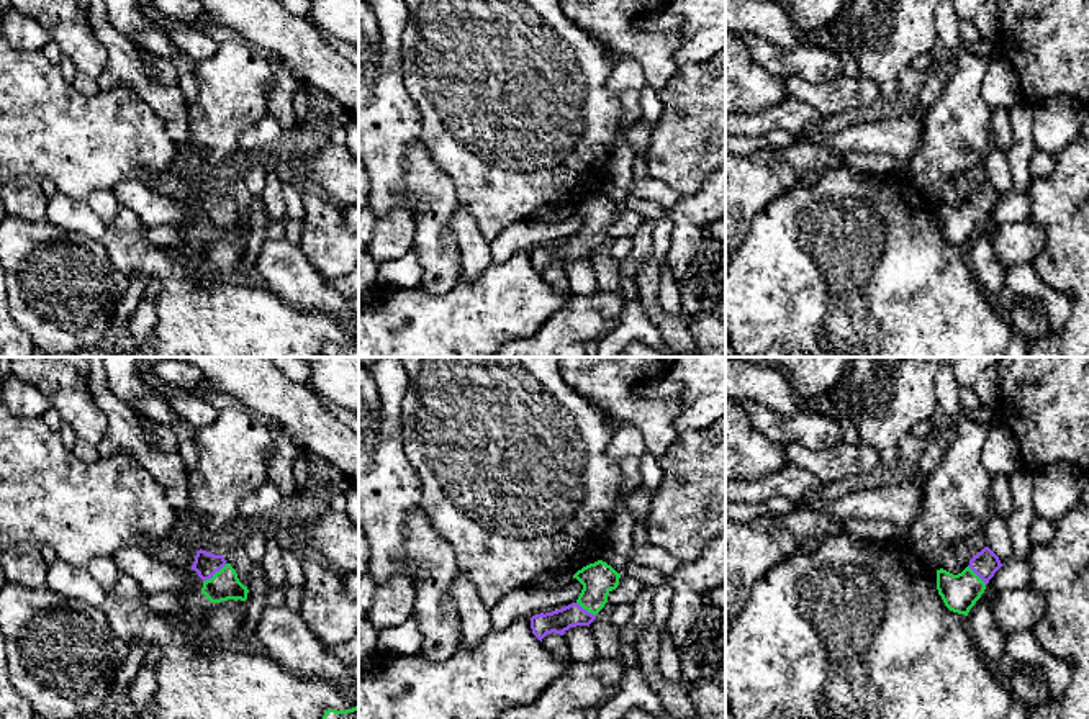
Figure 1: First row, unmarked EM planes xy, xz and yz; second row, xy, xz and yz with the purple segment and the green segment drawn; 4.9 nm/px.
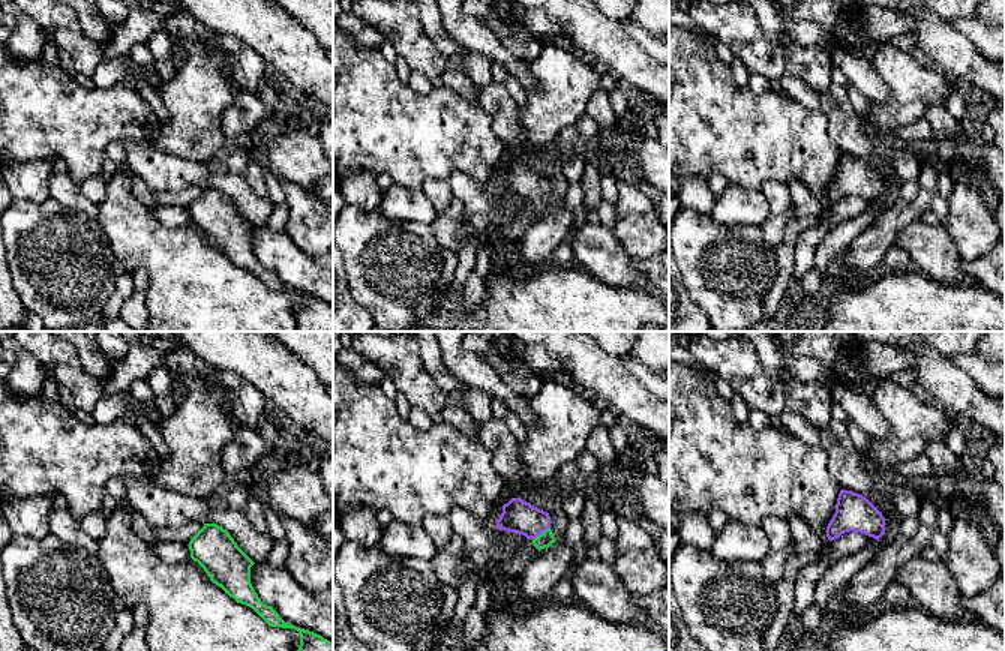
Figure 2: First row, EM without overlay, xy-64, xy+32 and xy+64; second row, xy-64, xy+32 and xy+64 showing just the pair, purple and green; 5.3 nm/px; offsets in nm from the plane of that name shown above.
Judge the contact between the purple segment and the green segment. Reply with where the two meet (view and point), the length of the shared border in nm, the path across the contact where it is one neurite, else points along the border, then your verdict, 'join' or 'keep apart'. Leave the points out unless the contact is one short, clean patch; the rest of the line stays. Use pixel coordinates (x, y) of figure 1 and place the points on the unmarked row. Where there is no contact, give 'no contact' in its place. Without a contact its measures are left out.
xy (215, 205) | 150 nm | across xy (205, 197), (215, 205), (225, 218) | join

